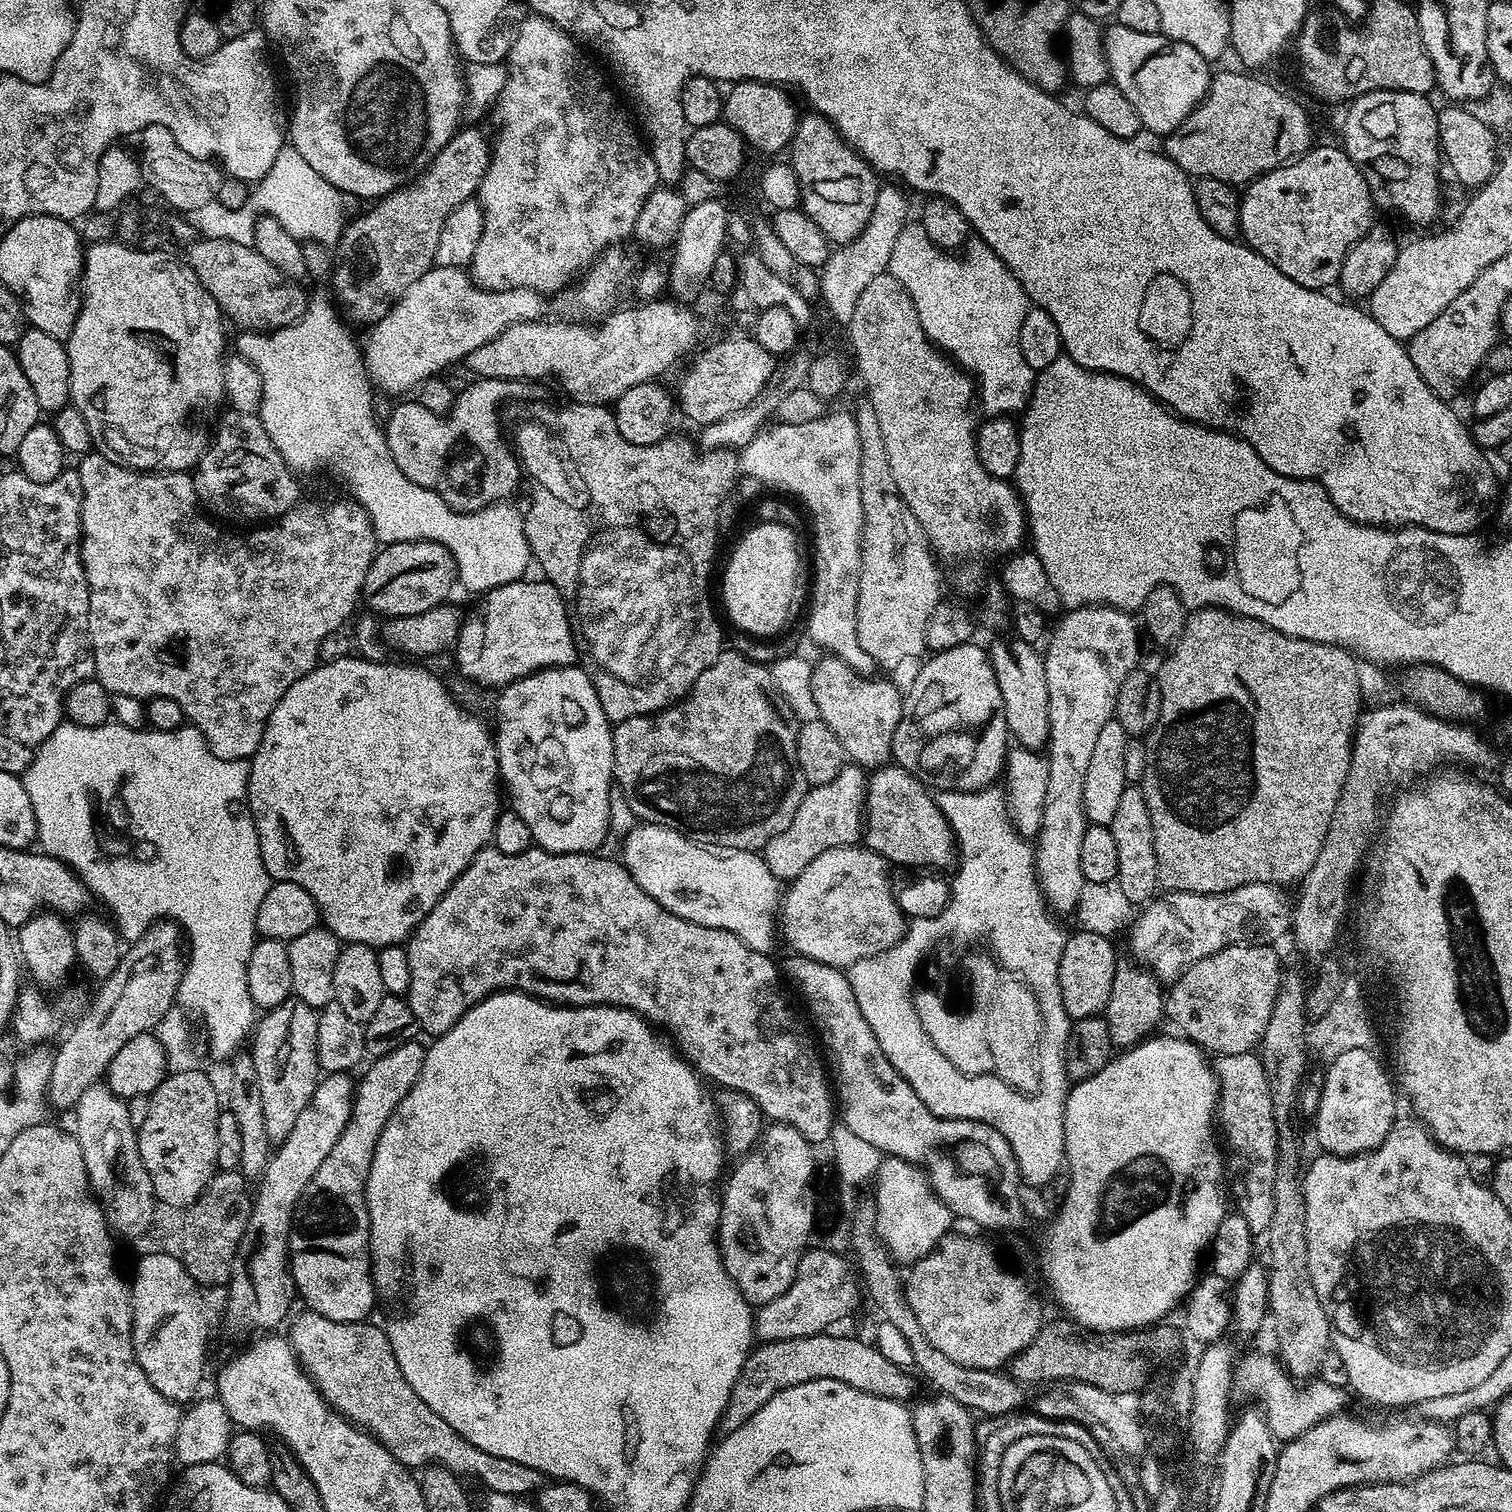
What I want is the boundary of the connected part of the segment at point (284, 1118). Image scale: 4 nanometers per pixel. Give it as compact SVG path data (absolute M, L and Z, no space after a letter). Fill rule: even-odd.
M290 998L278 1006L267 1009L254 1025L254 1031L250 1037L251 1044L250 1055L254 1062L254 1070L258 1070L258 1087L262 1090L262 1114L265 1115L266 1134L273 1145L278 1146L298 1122L298 1114L306 1110L317 1082L322 1079L318 1062L317 1009L295 998Z

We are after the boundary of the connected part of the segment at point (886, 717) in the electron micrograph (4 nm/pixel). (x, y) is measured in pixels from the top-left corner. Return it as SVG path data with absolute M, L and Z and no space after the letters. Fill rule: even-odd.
M824 654L821 657L820 661L817 659L813 663L812 681L810 682L810 690L814 690L814 703L818 705L819 720L826 722L826 726L830 726L830 730L834 730L838 742L842 742L845 757L853 765L865 770L885 767L892 760L892 735L902 718L904 709L904 696L901 689L899 692L888 680L876 680L875 675L860 675L850 666L846 666L846 662L842 662L842 658L831 654Z

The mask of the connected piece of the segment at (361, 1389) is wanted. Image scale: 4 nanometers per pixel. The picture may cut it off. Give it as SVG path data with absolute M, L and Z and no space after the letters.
M304 1310L294 1320L290 1333L292 1348L326 1403L356 1427L370 1433L409 1470L423 1470L429 1464L440 1464L461 1478L477 1476L488 1492L521 1498L535 1493L545 1483L546 1477L532 1466L486 1454L486 1450L478 1450L474 1442L466 1442L462 1434L442 1422L442 1418L414 1394L410 1382L406 1382L398 1358L394 1358L388 1333L381 1325L379 1328L373 1322L334 1322L311 1310Z

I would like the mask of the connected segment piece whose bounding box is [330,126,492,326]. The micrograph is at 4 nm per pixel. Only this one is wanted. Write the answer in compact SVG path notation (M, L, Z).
M461 127L451 142L438 153L432 160L432 165L425 172L420 173L418 179L403 187L397 188L389 196L381 196L375 201L376 204L365 216L357 220L350 219L343 225L339 233L339 240L334 247L335 263L331 265L330 277L332 276L331 291L336 291L335 299L340 299L339 307L349 312L360 324L371 326L377 324L392 305L434 267L436 259L434 250L438 250L438 238L442 234L444 219L450 214L454 206L462 206L462 202L473 199L480 191L480 183L488 169L488 163L492 160L492 149L489 137L484 137L480 128Z

